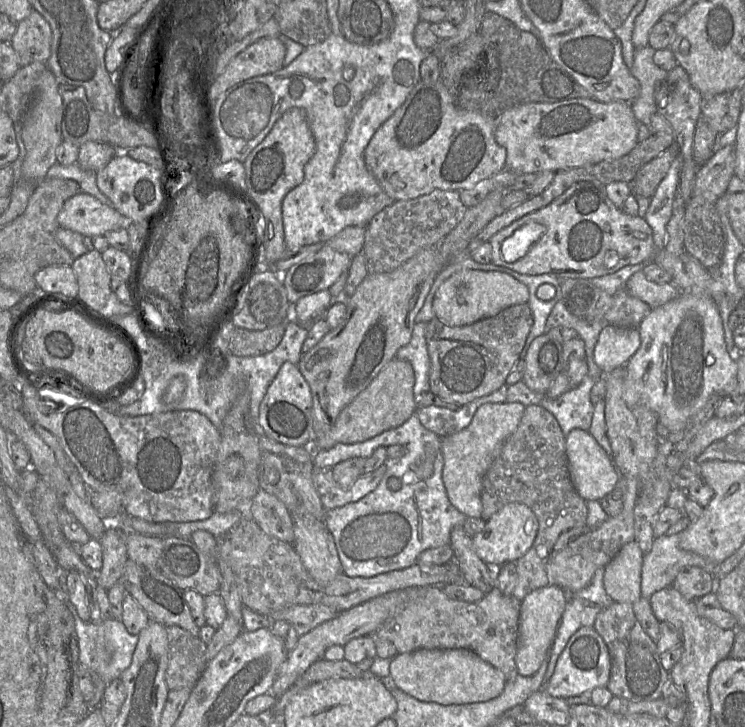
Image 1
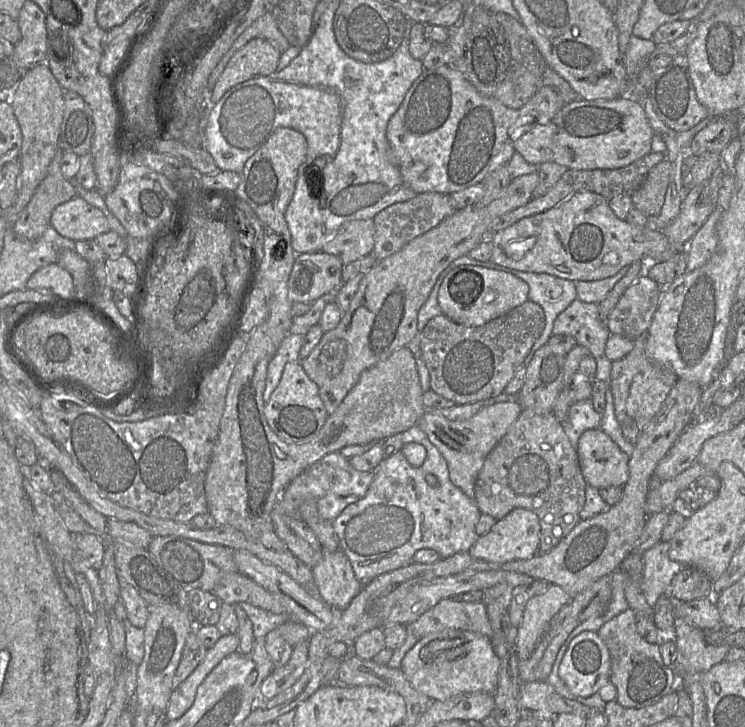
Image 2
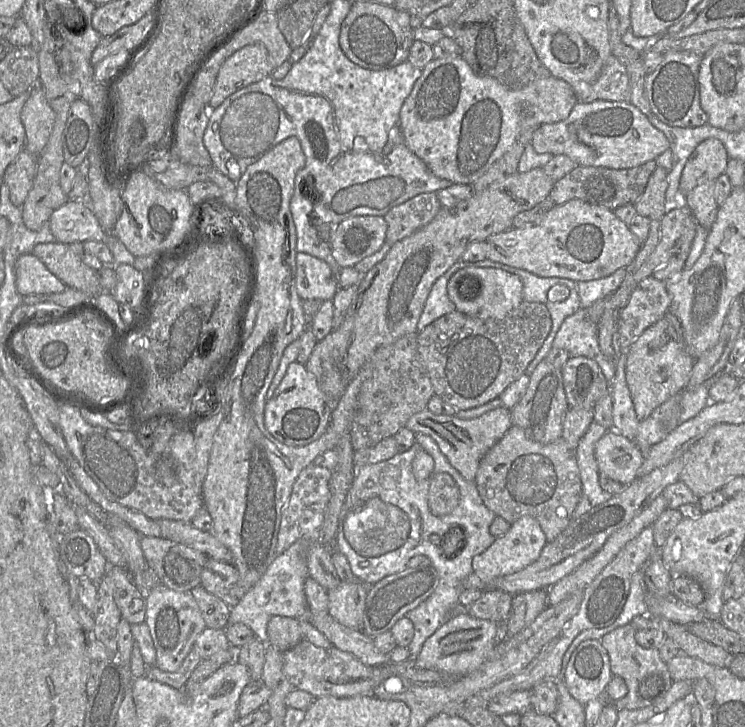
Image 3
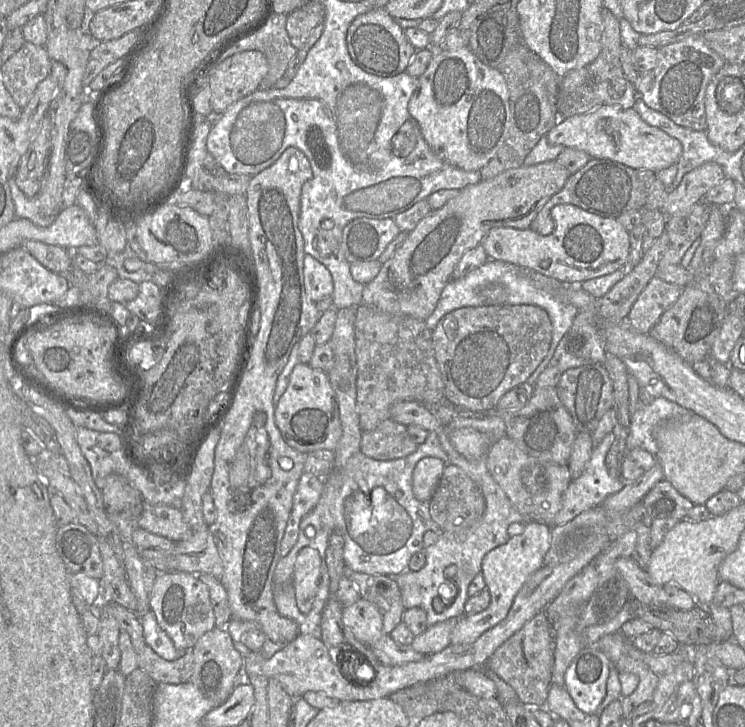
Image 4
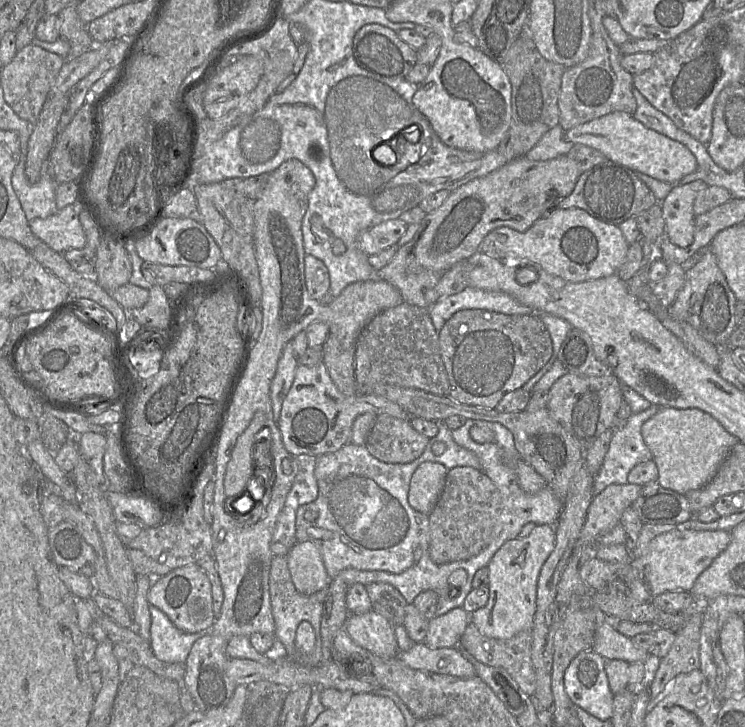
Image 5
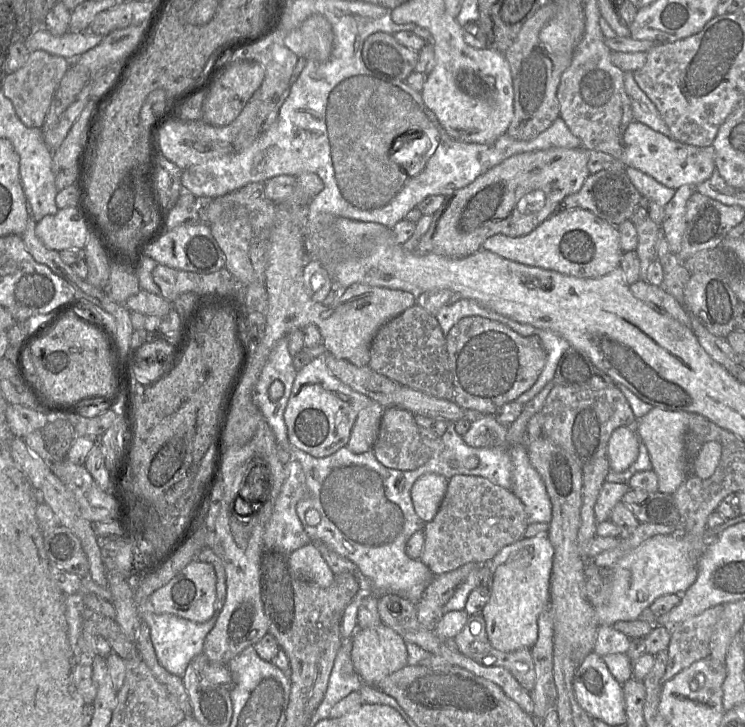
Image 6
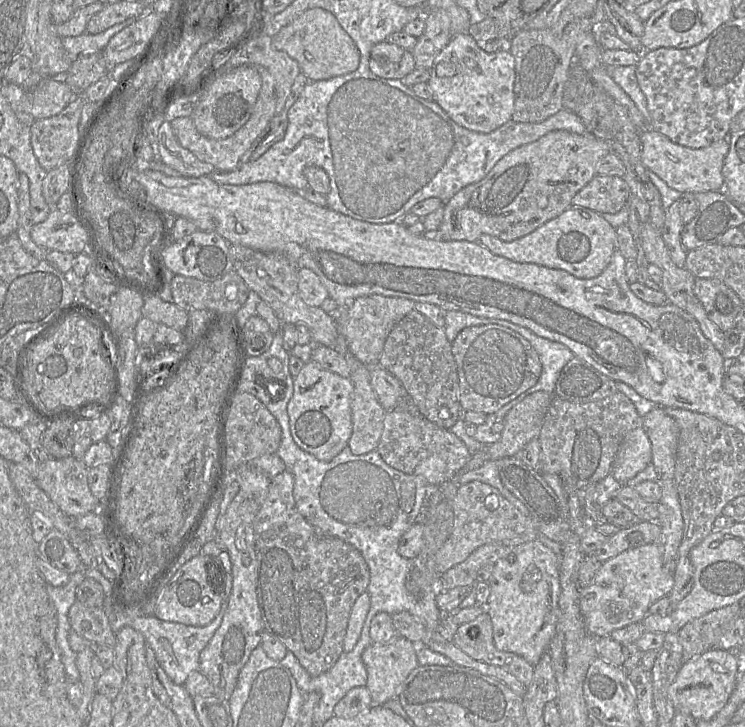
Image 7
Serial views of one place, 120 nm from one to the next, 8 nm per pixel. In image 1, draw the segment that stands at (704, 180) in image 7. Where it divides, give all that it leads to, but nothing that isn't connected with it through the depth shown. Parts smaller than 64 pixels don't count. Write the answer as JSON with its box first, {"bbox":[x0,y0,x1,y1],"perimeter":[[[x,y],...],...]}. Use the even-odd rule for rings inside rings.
{"bbox":[494,98,638,174],"perimeter":[[[572,98],[554,103],[531,102],[511,107],[496,118],[494,132],[496,142],[506,149],[506,169],[520,174],[545,170],[559,172],[620,158],[637,145],[637,134],[638,121],[629,102],[603,103],[593,98]]]}

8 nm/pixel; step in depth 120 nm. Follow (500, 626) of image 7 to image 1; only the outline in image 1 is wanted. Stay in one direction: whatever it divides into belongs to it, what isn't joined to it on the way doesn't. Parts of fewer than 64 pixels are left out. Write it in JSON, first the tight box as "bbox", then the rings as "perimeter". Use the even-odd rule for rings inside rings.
{"bbox":[389,504,538,705],"perimeter":[[[506,504],[486,521],[485,528],[472,537],[476,554],[488,565],[498,567],[507,562],[515,562],[531,548],[538,531],[538,520],[525,504]],[[466,648],[417,649],[398,653],[391,659],[389,671],[390,677],[403,692],[418,700],[442,705],[491,700],[502,693],[506,682],[502,671]]]}

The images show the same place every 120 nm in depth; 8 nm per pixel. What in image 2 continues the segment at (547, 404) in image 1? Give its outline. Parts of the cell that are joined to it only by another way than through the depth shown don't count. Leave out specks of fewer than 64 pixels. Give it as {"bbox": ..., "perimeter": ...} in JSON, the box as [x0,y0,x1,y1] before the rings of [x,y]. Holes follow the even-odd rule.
{"bbox":[561,399,601,450],"perimeter":[[[591,399],[581,400],[570,407],[568,417],[561,424],[572,447],[577,450],[582,433],[599,428],[601,415],[593,409]]]}

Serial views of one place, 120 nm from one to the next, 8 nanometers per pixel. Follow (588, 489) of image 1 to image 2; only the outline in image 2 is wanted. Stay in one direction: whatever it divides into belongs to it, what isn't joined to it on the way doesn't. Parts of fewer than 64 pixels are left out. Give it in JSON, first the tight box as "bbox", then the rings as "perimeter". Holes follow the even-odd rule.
{"bbox":[577,429,630,489],"perimeter":[[[589,429],[579,438],[577,455],[586,483],[597,489],[623,487],[629,478],[630,456],[601,429]]]}

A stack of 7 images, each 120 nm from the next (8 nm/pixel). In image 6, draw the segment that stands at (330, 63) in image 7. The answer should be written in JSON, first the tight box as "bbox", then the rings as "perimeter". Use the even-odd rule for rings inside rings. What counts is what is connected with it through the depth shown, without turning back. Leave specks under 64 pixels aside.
{"bbox":[284,14,333,62],"perimeter":[[[314,14],[289,31],[284,43],[298,57],[325,62],[331,56],[333,41],[331,23],[323,15]]]}

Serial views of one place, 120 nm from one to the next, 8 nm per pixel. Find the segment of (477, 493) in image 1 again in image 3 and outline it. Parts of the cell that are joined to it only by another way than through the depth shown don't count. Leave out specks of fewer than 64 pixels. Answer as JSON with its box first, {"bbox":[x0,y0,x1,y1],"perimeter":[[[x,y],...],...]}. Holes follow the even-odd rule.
{"bbox":[405,406,512,481],"perimeter":[[[501,406],[473,419],[461,419],[449,415],[437,415],[425,409],[412,415],[405,427],[415,433],[431,436],[450,464],[467,481],[475,481],[480,460],[512,426],[511,410]]]}

